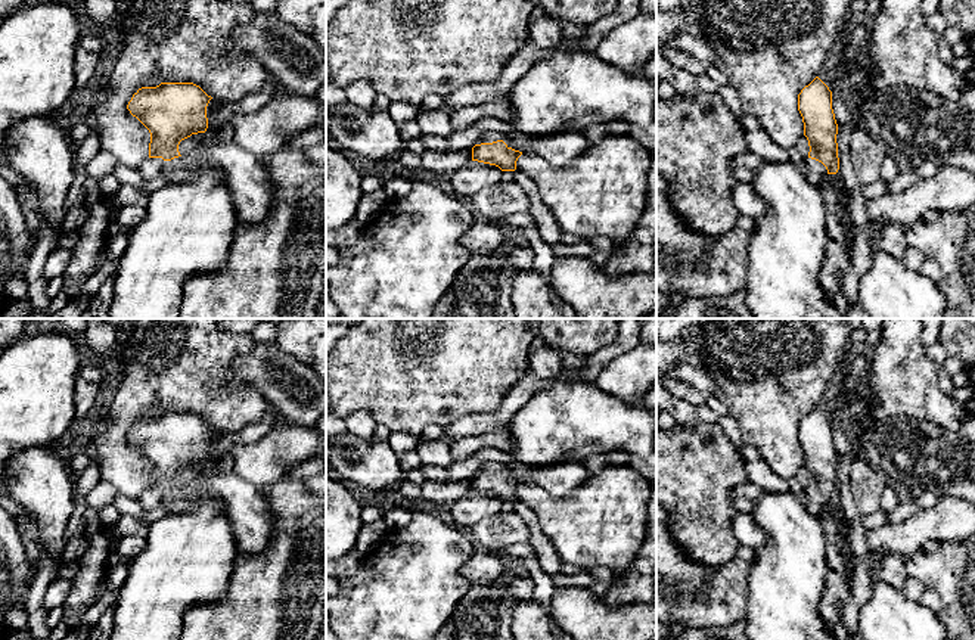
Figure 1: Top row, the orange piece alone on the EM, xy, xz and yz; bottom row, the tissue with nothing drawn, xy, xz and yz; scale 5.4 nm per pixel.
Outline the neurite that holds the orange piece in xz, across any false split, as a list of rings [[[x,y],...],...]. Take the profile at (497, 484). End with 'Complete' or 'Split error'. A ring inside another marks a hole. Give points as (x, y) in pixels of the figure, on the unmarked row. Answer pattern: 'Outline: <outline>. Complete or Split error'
Outline: [[[583,460],[546,467],[513,465],[493,473],[475,475],[472,478],[472,491],[496,495],[502,501],[515,501],[518,488],[522,484],[532,484],[543,488],[547,494],[562,498],[590,476],[591,473]]]. Split error

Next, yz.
Outline: [[[819,407],[798,425],[798,441],[810,476],[808,487],[804,490],[804,504],[811,516],[822,518],[827,504],[838,503],[839,488],[832,422]]]. Split error

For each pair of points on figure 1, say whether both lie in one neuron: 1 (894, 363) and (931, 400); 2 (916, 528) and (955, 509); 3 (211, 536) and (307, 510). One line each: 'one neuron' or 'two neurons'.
1: one neuron
2: one neuron
3: two neurons

